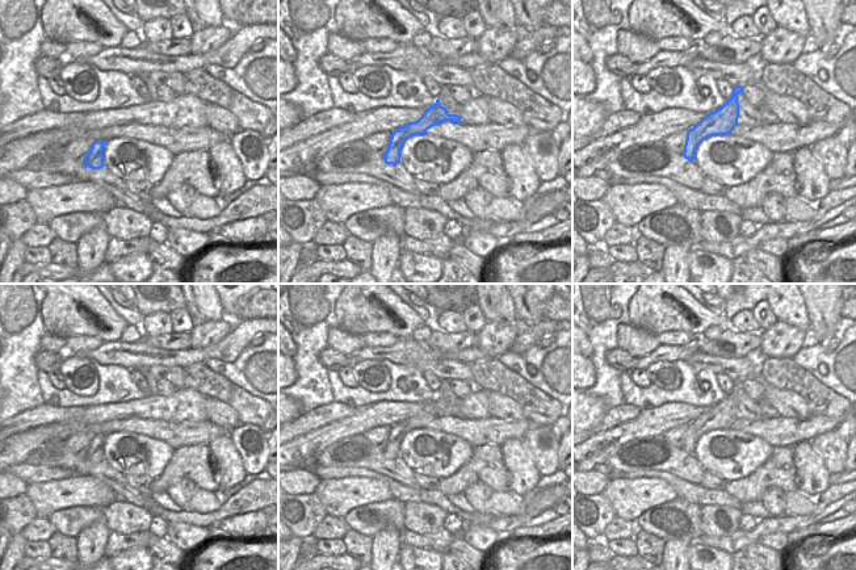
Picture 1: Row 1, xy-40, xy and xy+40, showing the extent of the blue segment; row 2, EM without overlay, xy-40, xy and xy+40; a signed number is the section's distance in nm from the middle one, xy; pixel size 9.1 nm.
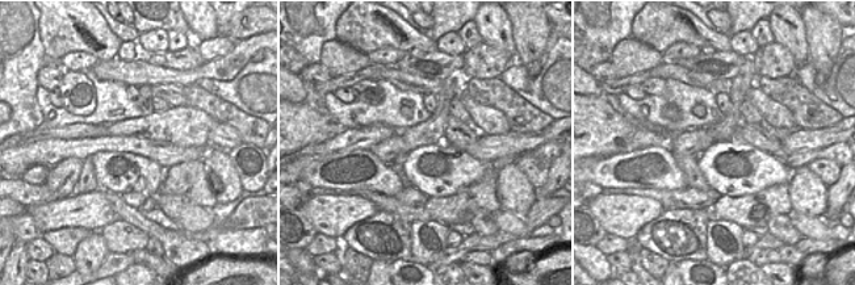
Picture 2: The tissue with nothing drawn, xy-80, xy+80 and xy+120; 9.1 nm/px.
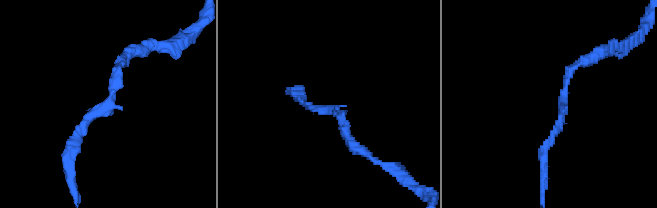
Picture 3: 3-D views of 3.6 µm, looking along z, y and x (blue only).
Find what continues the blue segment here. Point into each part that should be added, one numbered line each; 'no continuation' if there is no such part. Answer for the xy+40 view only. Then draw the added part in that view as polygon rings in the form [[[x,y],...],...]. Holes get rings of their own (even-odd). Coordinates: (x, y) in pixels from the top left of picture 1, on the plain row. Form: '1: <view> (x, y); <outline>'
no continuation

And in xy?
no continuation

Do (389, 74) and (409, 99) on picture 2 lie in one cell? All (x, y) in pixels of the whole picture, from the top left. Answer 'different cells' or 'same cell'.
different cells

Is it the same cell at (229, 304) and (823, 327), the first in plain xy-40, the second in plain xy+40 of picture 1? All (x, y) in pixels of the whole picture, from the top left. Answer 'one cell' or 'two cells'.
one cell

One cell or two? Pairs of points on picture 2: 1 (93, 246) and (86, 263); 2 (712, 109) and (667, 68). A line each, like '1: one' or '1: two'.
1: one
2: two

